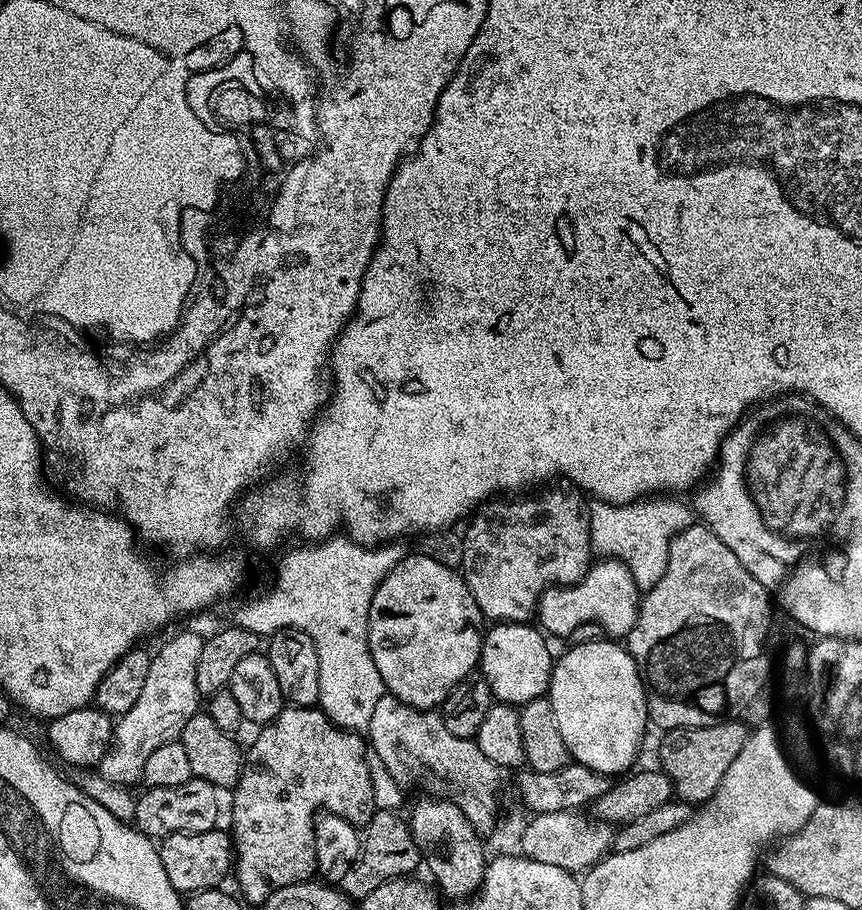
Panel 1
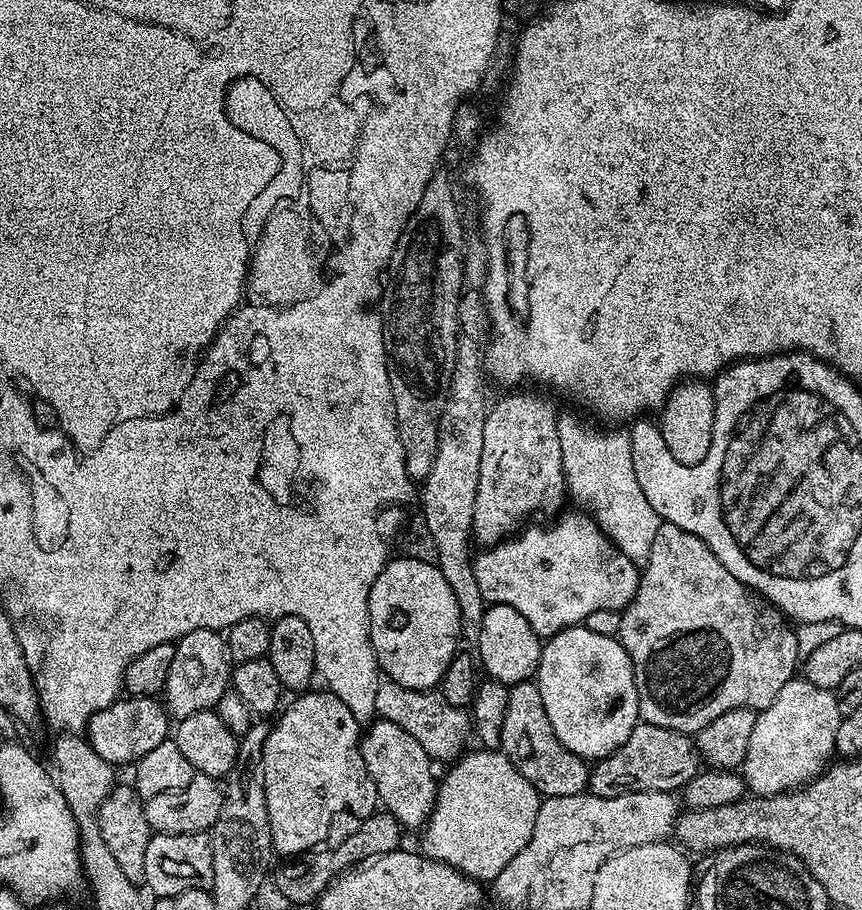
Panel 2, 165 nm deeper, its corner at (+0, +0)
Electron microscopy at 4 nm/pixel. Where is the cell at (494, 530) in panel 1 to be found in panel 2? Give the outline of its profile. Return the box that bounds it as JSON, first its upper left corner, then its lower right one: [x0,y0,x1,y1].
[472,390,566,546]

